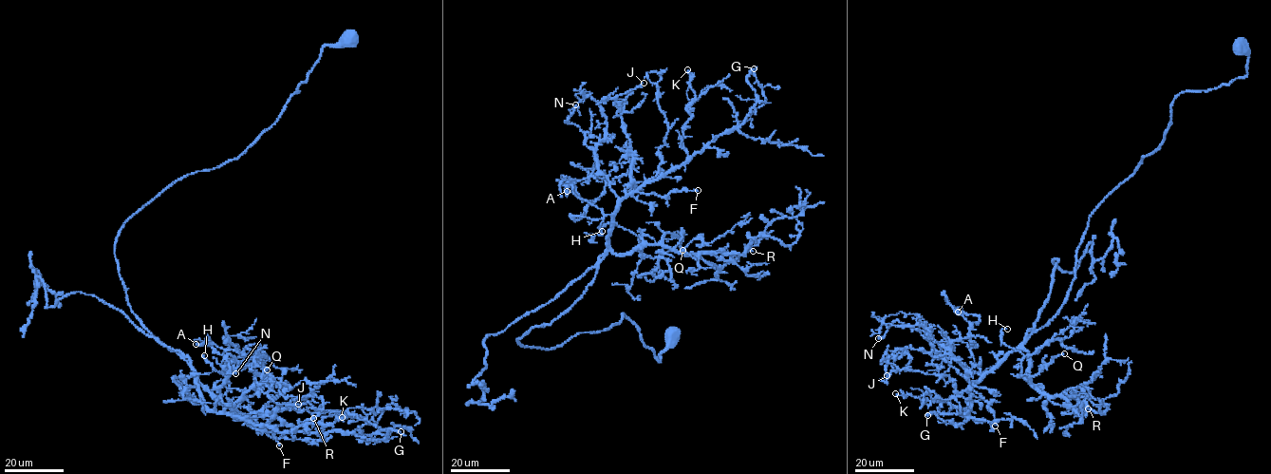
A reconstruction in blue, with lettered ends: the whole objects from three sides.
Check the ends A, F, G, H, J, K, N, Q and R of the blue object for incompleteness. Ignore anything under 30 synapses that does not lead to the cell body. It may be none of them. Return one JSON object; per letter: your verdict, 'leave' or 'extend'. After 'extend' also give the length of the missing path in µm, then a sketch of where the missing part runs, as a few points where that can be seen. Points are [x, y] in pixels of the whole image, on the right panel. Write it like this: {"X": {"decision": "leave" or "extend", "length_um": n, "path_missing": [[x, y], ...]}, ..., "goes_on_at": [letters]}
{"A": {"decision": "leave"}, "F": {"decision": "leave"}, "G": {"decision": "leave"}, "H": {"decision": "leave"}, "J": {"decision": "leave"}, "K": {"decision": "leave"}, "N": {"decision": "leave"}, "Q": {"decision": "leave"}, "R": {"decision": "leave"}, "goes_on_at": []}

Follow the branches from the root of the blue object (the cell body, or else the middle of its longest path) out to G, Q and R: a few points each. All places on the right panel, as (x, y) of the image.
G: (1240, 47), (1246, 75), (1176, 96), (1159, 148), (1090, 217), (1056, 313), (973, 382), (968, 419), (927, 415)
Q: (1240, 47), (1246, 75), (1176, 96), (1159, 148), (1090, 217), (1068, 295), (1023, 346), (1032, 386), (1064, 353)
R: (1240, 47), (1246, 75), (1176, 96), (1159, 148), (1090, 217), (1064, 301), (1024, 342), (1031, 383), (1088, 408)

